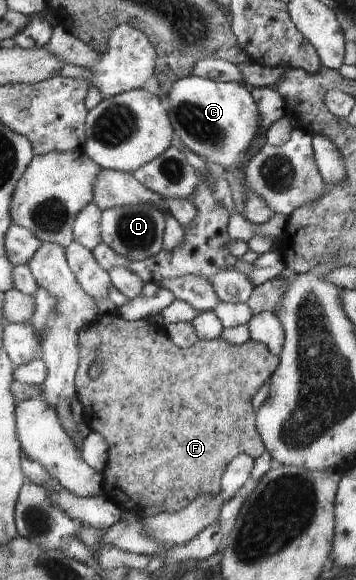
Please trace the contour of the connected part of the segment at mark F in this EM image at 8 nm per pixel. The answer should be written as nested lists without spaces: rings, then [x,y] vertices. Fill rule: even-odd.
[[[116,311],[103,316],[99,316],[94,322],[88,323],[84,330],[78,333],[79,365],[76,369],[75,387],[76,398],[83,408],[83,420],[86,425],[94,432],[101,434],[108,443],[108,462],[106,468],[101,472],[104,480],[102,480],[102,488],[104,493],[110,497],[125,515],[130,512],[136,512],[142,515],[143,511],[150,506],[156,506],[162,513],[174,513],[182,510],[200,494],[210,494],[210,496],[218,496],[221,494],[222,474],[226,472],[226,467],[239,454],[251,456],[253,459],[260,458],[261,454],[266,452],[266,448],[255,423],[255,411],[250,406],[250,400],[258,394],[258,390],[269,381],[272,373],[278,368],[280,359],[278,355],[270,353],[268,347],[264,343],[259,343],[249,339],[244,344],[233,345],[224,342],[222,338],[200,340],[194,346],[188,347],[186,350],[176,348],[176,344],[168,338],[163,327],[148,321],[146,318],[134,321],[127,321],[122,318]],[[100,364],[102,366],[102,374],[98,378],[88,378],[88,368]]]

